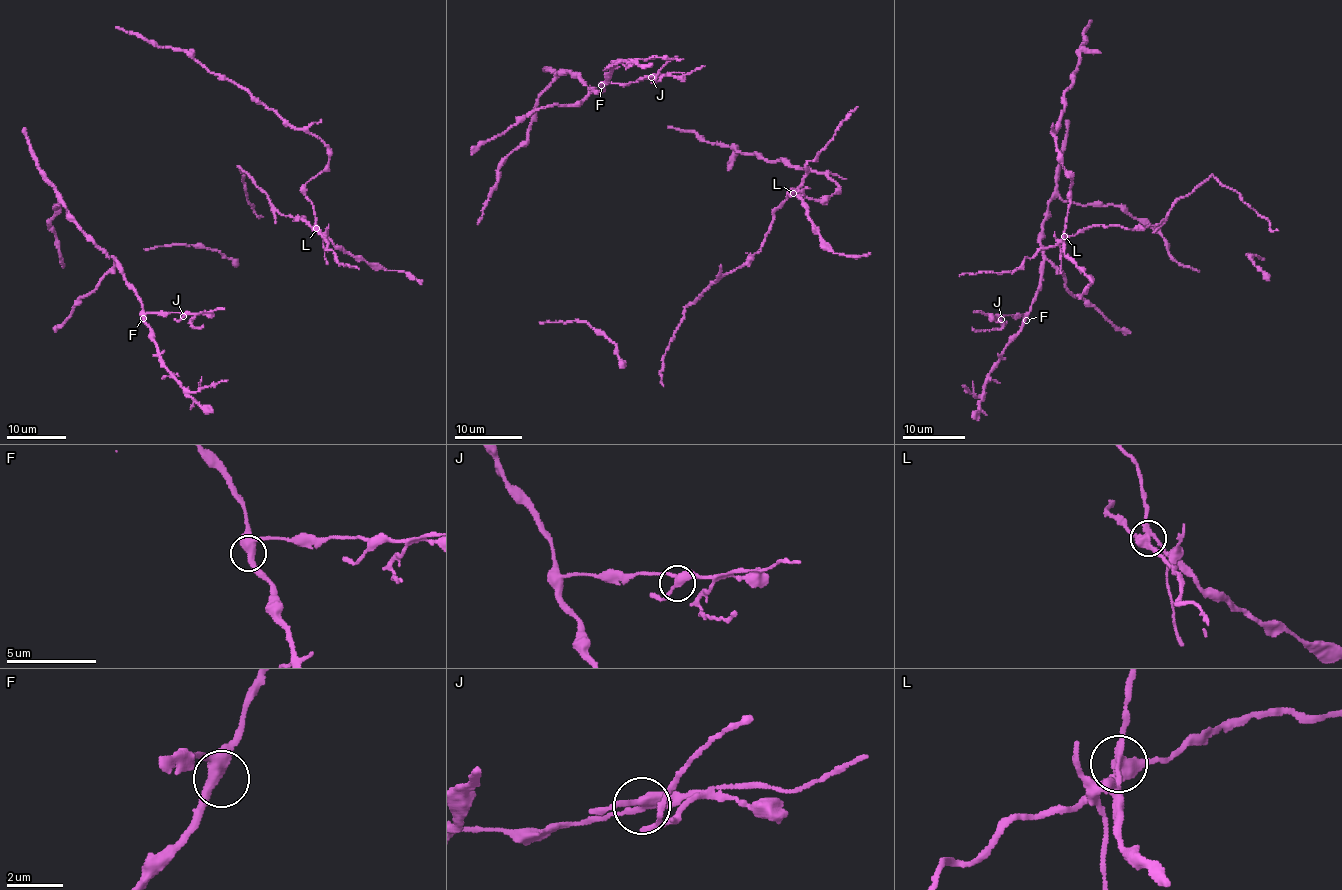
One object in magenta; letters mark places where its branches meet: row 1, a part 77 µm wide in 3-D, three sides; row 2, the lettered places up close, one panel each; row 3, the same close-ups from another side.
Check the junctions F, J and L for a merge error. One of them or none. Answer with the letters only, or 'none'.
L

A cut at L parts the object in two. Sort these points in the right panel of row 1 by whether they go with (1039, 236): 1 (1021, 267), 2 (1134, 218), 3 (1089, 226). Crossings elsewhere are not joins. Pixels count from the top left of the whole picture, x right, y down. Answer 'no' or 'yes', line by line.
1: no
2: yes
3: no

